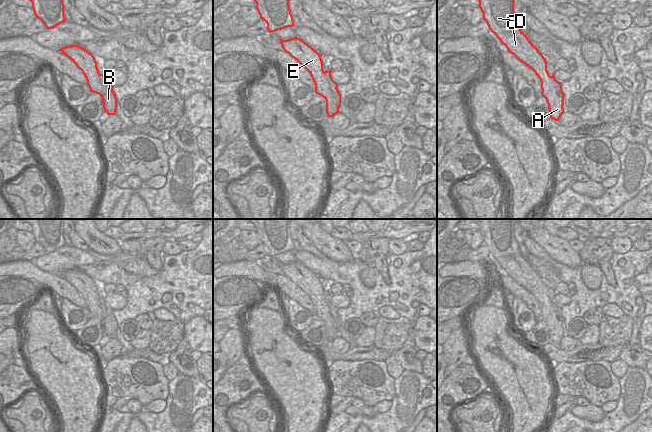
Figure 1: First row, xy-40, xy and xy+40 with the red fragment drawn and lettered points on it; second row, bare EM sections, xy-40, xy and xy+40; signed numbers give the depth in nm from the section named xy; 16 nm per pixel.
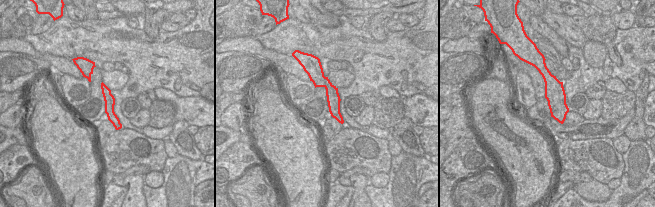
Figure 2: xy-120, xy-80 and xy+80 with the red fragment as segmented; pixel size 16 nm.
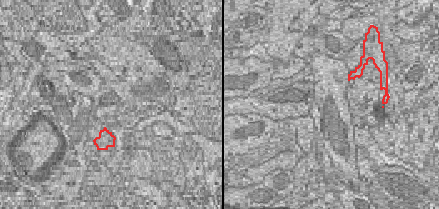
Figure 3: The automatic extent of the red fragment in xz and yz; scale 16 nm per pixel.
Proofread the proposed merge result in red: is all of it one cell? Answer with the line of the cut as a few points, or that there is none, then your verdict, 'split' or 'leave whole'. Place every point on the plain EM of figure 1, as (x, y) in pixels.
xy+40 (550, 300), (557, 310), (555, 318), (563, 328) | split

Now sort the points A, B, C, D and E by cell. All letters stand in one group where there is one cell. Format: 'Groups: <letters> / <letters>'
Groups: A C D E / B.

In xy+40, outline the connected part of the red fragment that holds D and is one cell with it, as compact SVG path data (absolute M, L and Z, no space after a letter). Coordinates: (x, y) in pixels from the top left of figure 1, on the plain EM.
M471 219L479 225L483 244L490 255L519 285L531 292L541 306L541 319L546 323L550 342L559 345L564 337L562 322L555 317L558 309L552 308L546 282L530 266L519 250L514 237L515 219Z

